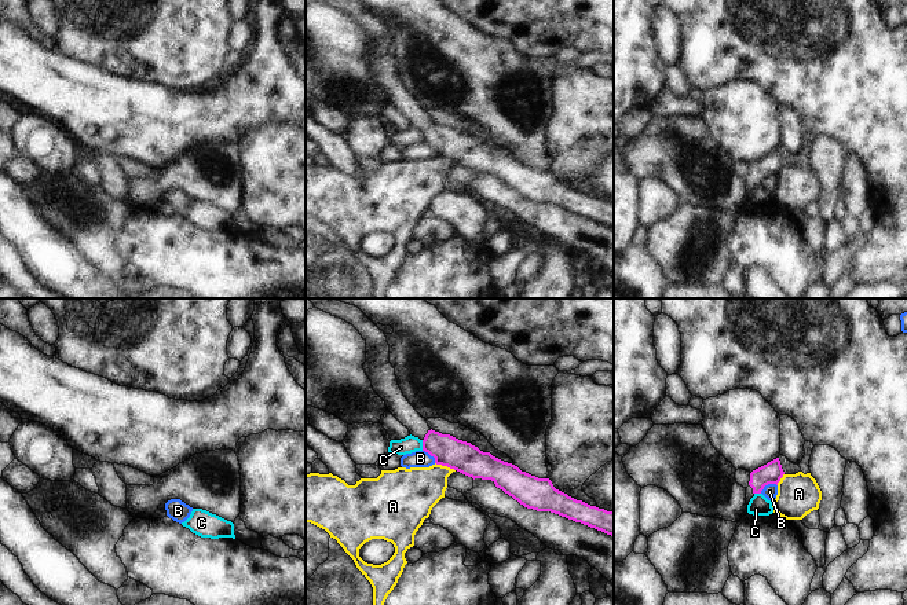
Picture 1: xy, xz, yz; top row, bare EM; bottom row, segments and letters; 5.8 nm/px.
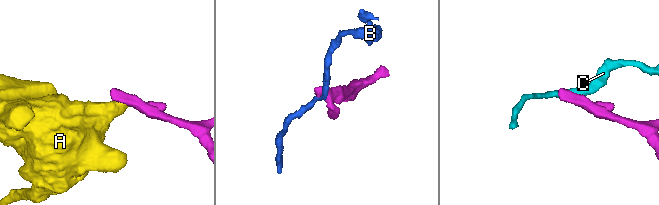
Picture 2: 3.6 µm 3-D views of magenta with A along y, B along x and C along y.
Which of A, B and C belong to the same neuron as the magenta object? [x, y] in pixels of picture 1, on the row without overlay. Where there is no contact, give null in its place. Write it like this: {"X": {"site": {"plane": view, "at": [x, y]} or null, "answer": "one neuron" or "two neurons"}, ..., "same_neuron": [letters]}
{"A": {"site": {"plane": "xz", "at": [445, 157]}, "answer": "two neurons"}, "B": {"site": {"plane": "yz", "at": [767, 176]}, "answer": "two neurons"}, "C": {"site": {"plane": "xz", "at": [423, 138]}, "answer": "two neurons"}, "same_neuron": []}

